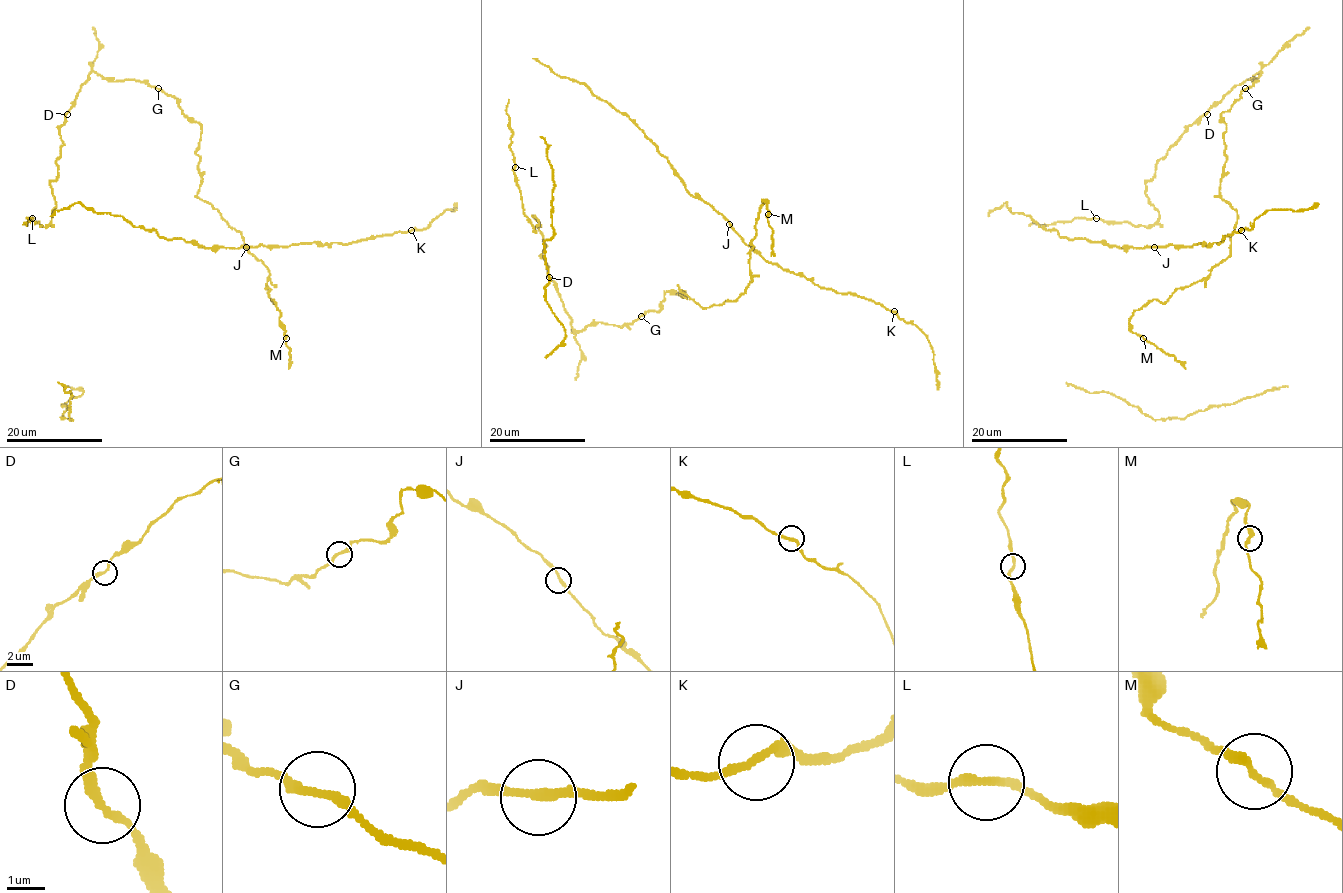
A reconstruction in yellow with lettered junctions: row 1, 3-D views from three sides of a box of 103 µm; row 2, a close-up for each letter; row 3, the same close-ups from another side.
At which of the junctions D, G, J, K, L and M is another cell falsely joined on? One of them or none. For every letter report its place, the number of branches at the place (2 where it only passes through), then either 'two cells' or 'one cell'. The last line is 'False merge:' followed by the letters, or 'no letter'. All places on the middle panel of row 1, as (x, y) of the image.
D: (549, 277) | 2 | one cell
G: (641, 316) | 2 | one cell
J: (729, 224) | 2 | one cell
K: (894, 311) | 2 | one cell
L: (515, 167) | 2 | one cell
M: (768, 214) | 2 | one cell
False merge: no letter

